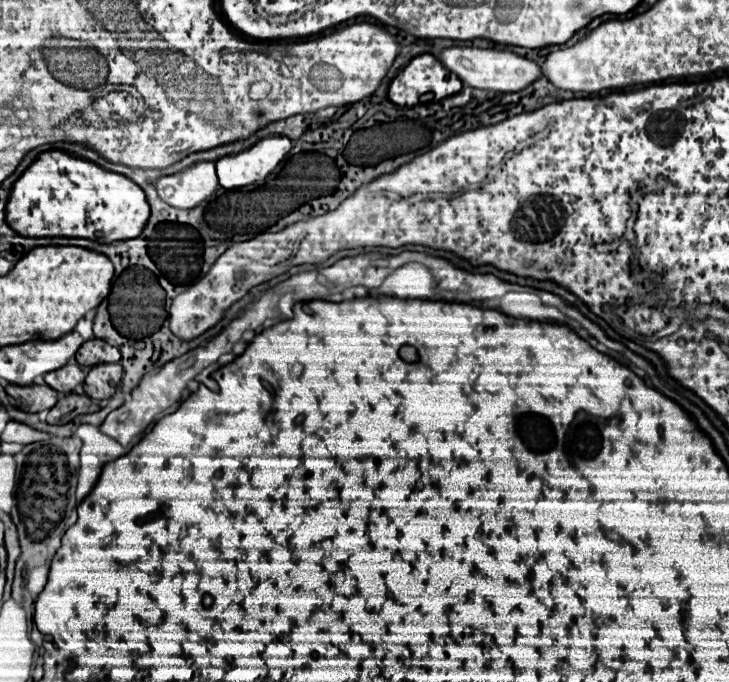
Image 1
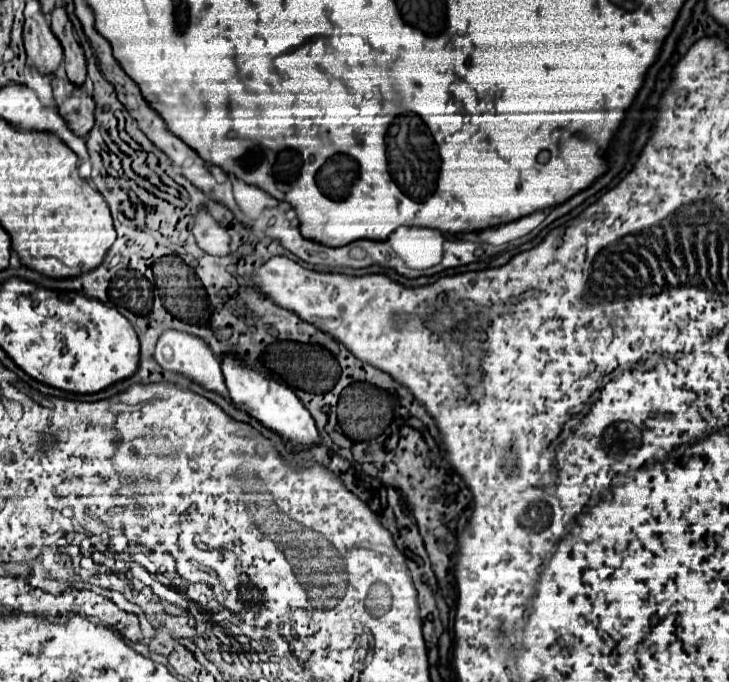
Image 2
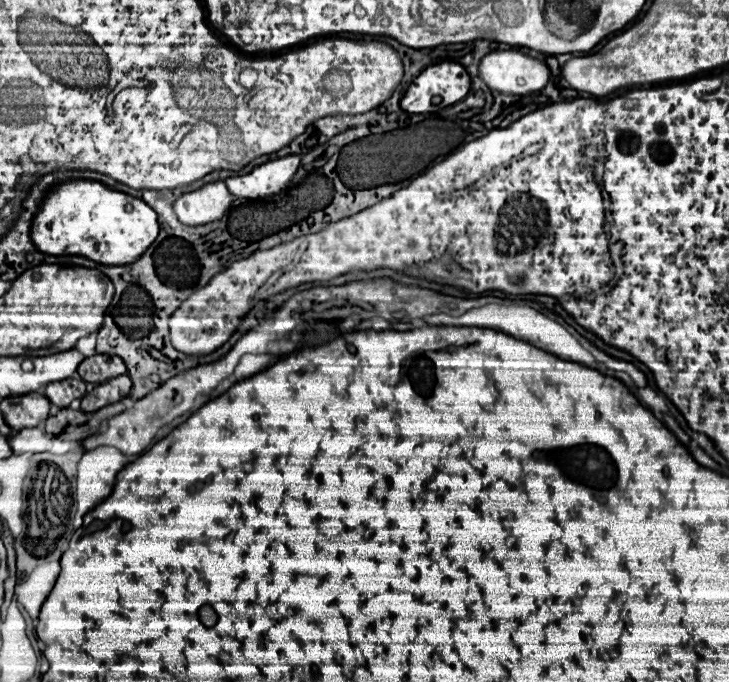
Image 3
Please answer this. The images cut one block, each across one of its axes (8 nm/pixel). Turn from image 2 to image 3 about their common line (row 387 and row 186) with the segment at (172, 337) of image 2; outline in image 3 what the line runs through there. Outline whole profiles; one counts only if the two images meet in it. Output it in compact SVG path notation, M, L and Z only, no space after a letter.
M210 182L194 192L182 194L172 204L172 208L178 220L190 226L198 226L220 220L220 216L230 210L232 200L234 196L228 192L224 182Z

